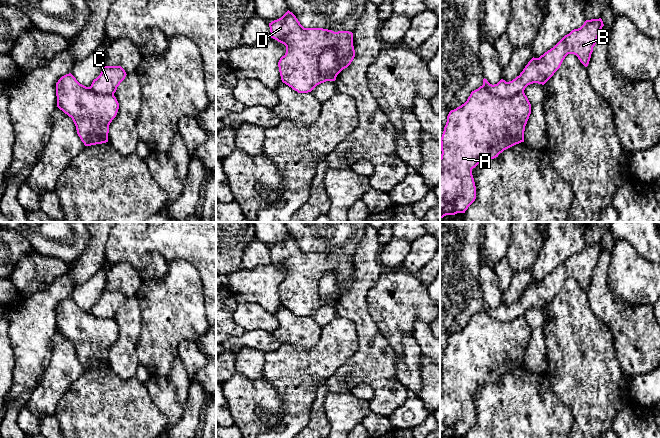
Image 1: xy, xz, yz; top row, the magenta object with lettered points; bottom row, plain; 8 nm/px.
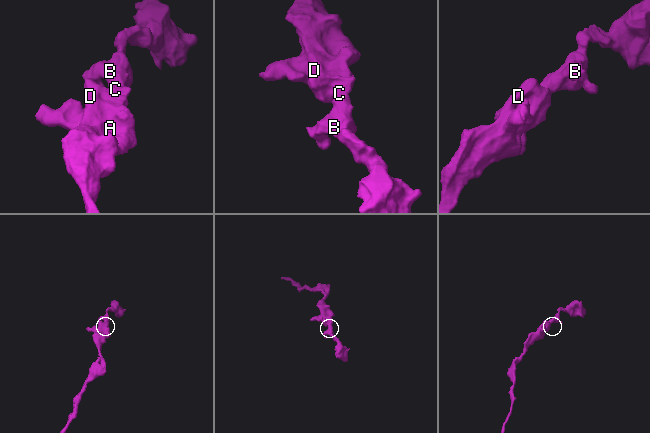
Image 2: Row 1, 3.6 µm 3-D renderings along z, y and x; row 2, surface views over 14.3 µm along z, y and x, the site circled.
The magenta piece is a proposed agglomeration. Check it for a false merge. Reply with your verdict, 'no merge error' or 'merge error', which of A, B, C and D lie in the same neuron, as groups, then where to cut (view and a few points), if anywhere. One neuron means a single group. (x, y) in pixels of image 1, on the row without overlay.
merge error | A D / B C | xz (352, 266), (342, 288), (332, 273), (321, 277), (327, 304)

